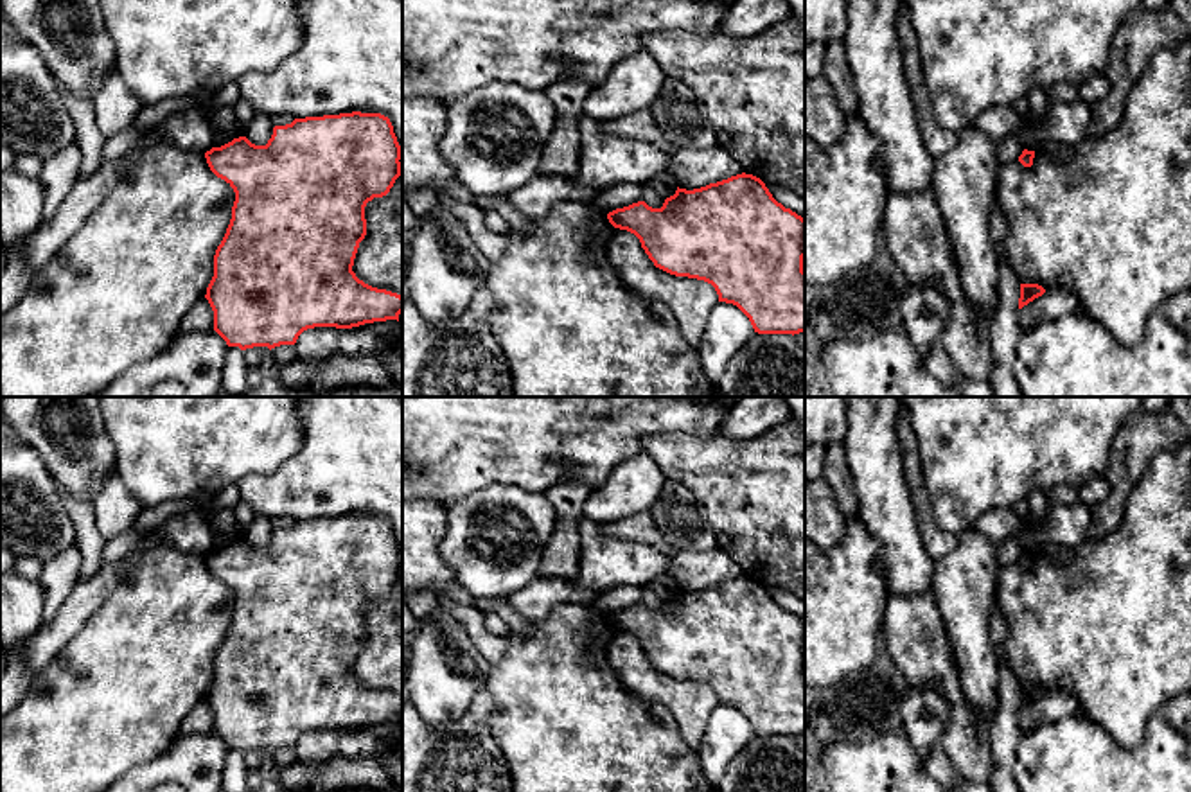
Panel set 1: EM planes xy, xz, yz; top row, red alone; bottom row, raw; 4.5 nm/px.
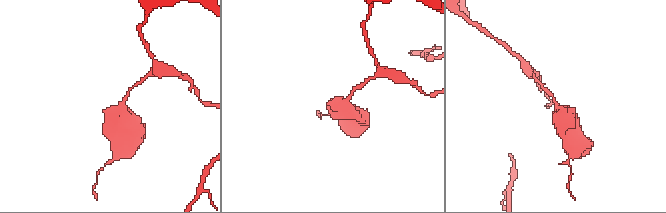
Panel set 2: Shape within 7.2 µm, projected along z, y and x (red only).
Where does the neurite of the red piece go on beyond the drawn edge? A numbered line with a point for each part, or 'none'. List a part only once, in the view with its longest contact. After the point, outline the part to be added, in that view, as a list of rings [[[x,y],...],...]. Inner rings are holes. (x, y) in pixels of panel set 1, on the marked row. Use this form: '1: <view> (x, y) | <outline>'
none

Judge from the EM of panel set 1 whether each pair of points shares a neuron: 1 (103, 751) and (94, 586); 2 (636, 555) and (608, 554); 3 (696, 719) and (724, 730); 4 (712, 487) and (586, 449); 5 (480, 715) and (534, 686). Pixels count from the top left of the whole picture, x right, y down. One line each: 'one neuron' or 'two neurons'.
1: two neurons
2: one neuron
3: two neurons
4: two neurons
5: two neurons

